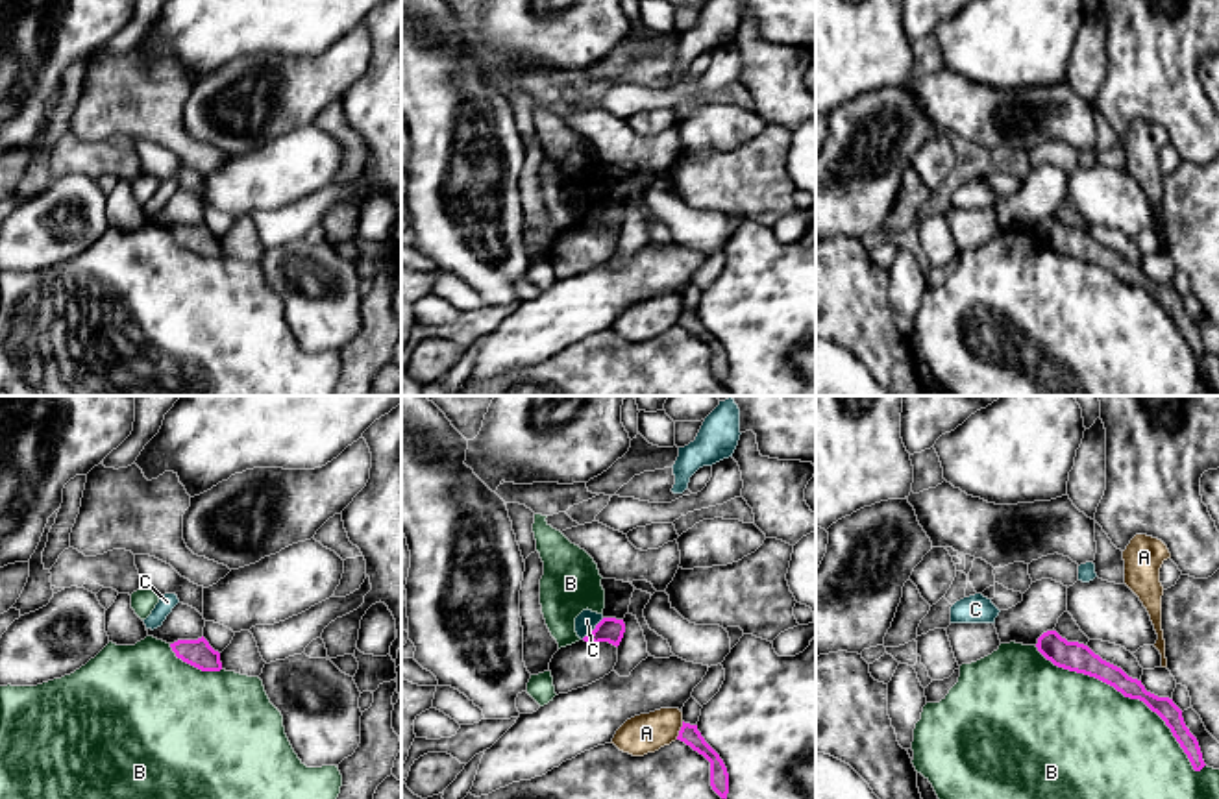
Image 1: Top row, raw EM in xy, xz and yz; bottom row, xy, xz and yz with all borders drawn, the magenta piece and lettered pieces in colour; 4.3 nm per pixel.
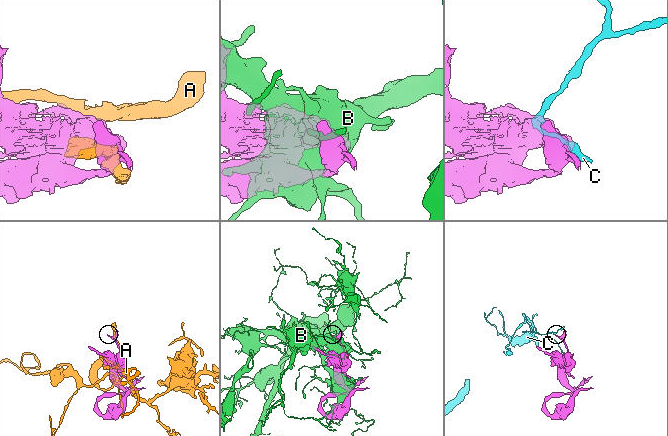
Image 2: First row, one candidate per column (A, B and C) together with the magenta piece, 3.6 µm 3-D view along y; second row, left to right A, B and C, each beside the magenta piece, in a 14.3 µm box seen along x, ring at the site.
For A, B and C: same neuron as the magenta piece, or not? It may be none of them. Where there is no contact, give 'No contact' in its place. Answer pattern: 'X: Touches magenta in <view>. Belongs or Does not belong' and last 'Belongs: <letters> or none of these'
A: Touches magenta in xz. Does not belong
B: Touches magenta in yz. Does not belong
C: Touches magenta in xz. Does not belong
Belongs: none of these

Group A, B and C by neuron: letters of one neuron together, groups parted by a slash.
A / B / C

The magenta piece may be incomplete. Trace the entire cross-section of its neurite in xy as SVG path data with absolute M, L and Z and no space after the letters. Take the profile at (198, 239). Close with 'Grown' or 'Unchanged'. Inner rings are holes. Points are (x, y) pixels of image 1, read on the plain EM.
M203 222L198 226L178 226L170 229L170 233L178 244L202 257L222 255L220 239L215 237Z. Unchanged

